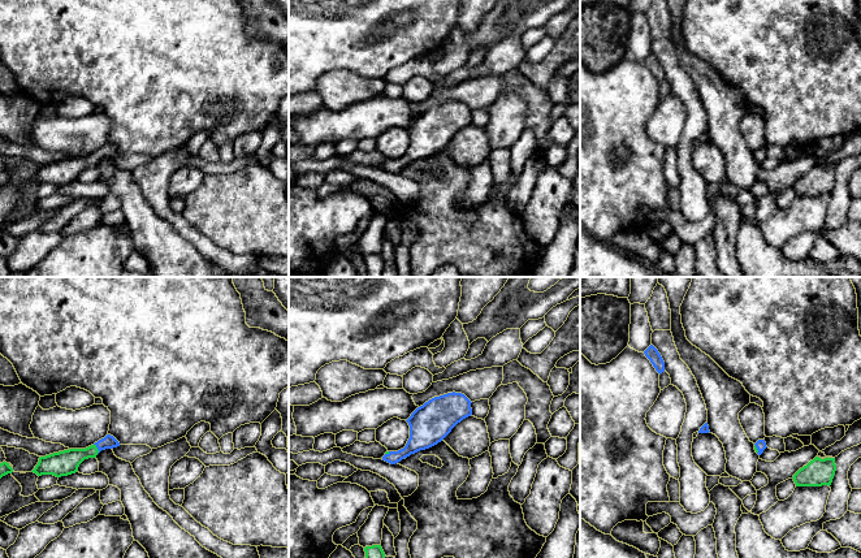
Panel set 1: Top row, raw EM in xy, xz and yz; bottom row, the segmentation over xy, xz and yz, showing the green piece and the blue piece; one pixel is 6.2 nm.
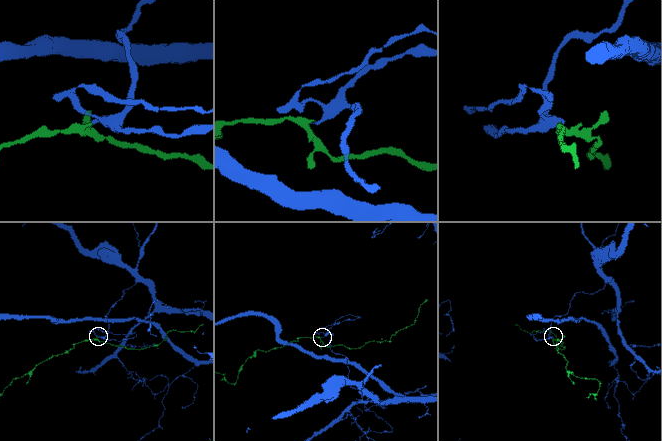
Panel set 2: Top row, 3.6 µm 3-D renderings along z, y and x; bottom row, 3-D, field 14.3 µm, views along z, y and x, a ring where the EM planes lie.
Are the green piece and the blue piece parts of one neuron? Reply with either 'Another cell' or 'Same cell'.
Same cell

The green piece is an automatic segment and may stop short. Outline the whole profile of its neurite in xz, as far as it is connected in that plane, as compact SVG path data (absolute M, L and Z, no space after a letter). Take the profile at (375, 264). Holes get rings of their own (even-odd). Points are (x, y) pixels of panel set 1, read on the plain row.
M381 254L365 255L364 260L365 260L367 277L382 276L385 261Z

